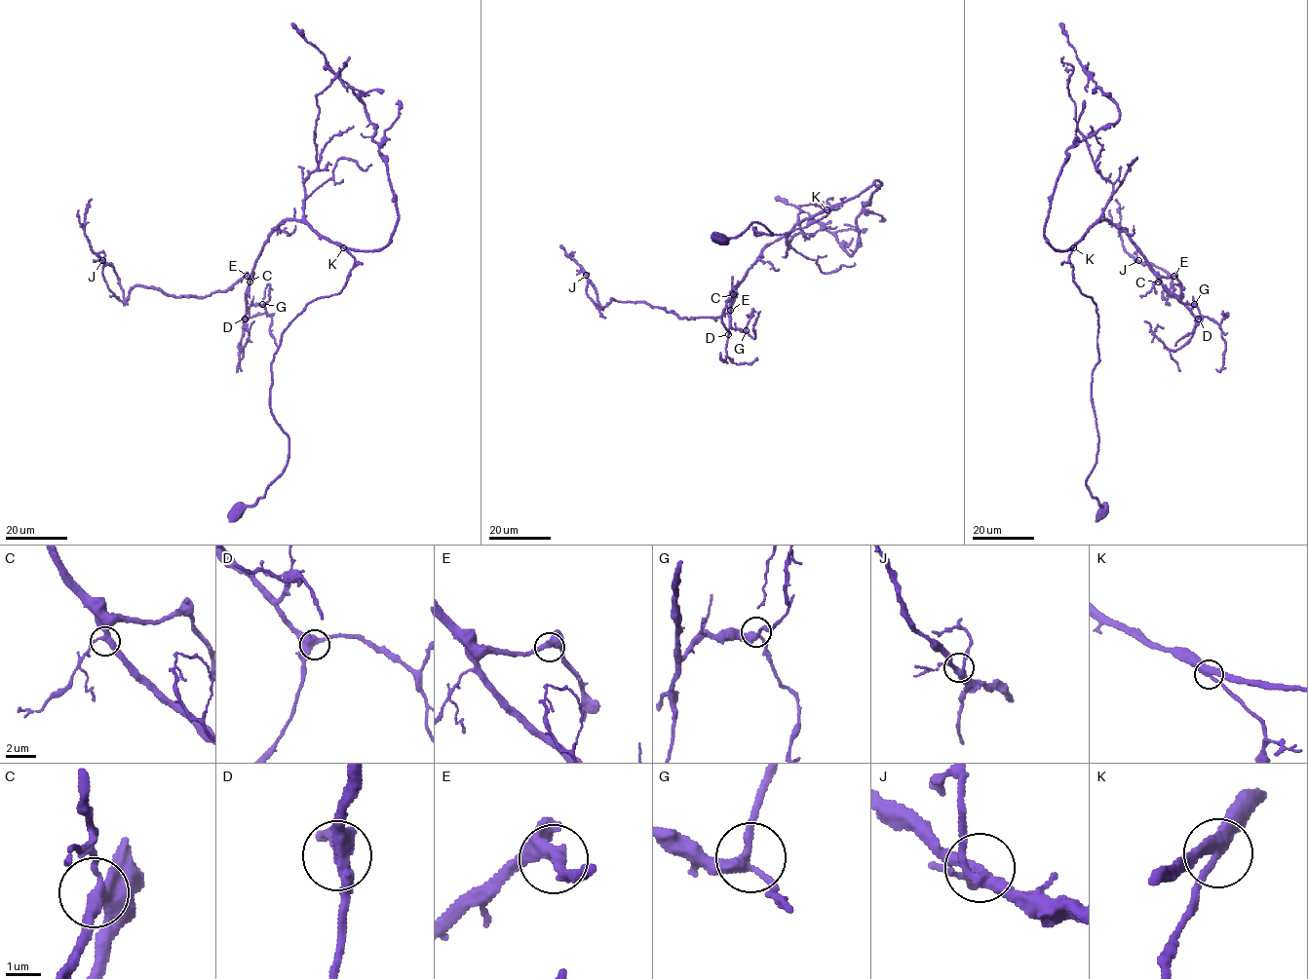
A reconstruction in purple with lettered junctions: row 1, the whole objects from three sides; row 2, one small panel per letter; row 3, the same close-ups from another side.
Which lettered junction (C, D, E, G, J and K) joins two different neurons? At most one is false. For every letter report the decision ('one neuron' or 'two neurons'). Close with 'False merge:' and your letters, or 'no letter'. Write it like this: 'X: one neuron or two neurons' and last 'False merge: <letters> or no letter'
C: one neuron
D: one neuron
E: one neuron
G: one neuron
J: one neuron
K: one neuron
False merge: no letter

